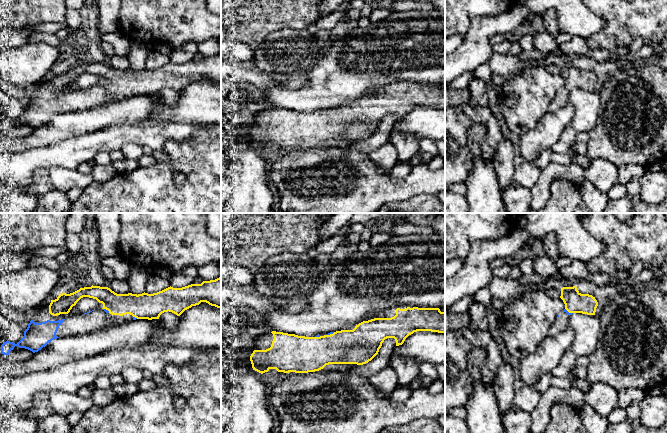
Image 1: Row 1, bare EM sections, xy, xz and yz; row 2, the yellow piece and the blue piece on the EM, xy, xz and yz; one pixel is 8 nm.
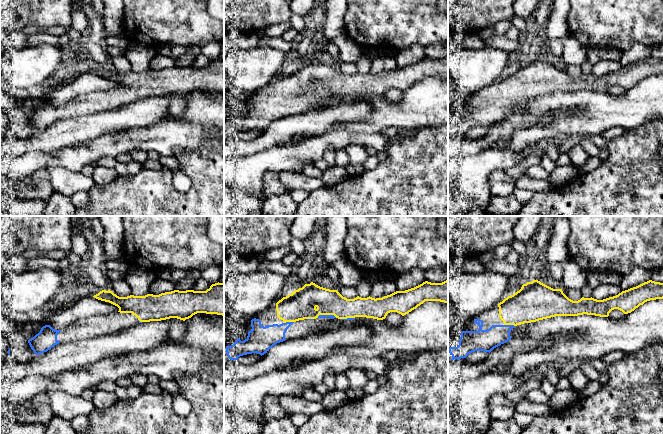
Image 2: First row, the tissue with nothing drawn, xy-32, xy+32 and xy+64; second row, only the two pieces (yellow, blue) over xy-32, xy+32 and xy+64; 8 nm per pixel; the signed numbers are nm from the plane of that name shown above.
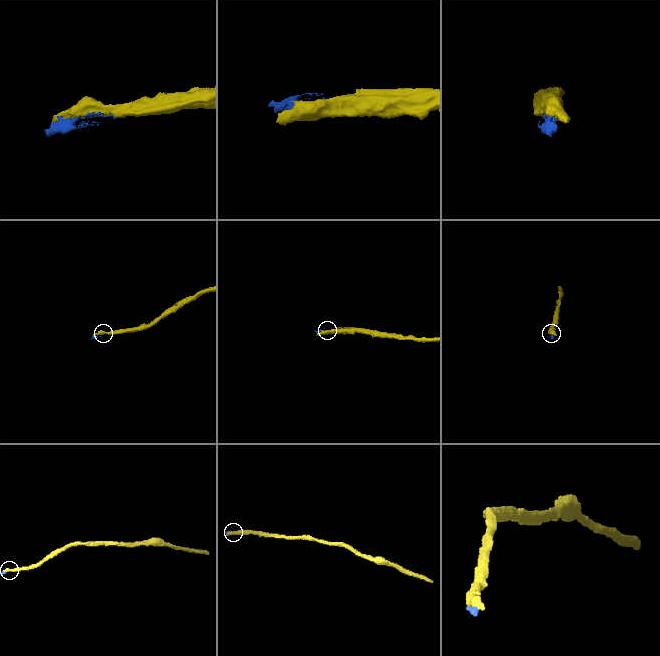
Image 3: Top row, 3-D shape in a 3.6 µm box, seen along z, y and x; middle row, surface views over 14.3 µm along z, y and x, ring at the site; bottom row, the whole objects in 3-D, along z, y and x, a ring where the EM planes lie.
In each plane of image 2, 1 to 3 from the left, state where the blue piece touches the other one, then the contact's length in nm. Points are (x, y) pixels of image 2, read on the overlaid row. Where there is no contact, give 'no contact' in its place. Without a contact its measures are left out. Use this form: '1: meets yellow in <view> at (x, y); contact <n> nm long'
1: meets yellow in xy-32 at (140, 321); contact 30 nm long
2: meets yellow in xy+32 at (288, 321); contact 90 nm long
3: meets yellow in xy+64 at (509, 324); contact 90 nm long

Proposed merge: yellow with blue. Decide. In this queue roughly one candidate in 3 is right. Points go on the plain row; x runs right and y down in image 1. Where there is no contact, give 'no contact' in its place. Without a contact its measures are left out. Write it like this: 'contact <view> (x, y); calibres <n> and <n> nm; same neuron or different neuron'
contact yz (569, 88); calibres 170 and 20 nm; same neuron

